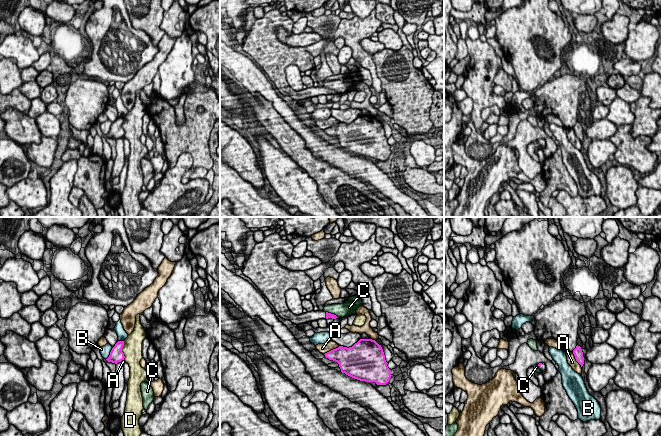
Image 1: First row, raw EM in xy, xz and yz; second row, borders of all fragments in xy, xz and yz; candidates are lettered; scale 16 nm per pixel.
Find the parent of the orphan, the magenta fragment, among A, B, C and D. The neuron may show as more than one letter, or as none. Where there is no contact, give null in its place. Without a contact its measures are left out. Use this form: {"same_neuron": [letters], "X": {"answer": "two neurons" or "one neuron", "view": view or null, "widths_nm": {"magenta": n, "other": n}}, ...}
{"same_neuron": [], "A": {"answer": "two neurons", "view": "xz", "widths_nm": {"magenta": 300, "other": 160}}, "B": {"answer": "two neurons", "view": "xy", "widths_nm": {"magenta": 220, "other": 160}}, "C": {"answer": "two neurons", "view": "xz", "widths_nm": {"magenta": 100, "other": 220}}, "D": {"answer": "two neurons", "view": "xy", "widths_nm": {"magenta": 220, "other": 320}}}

